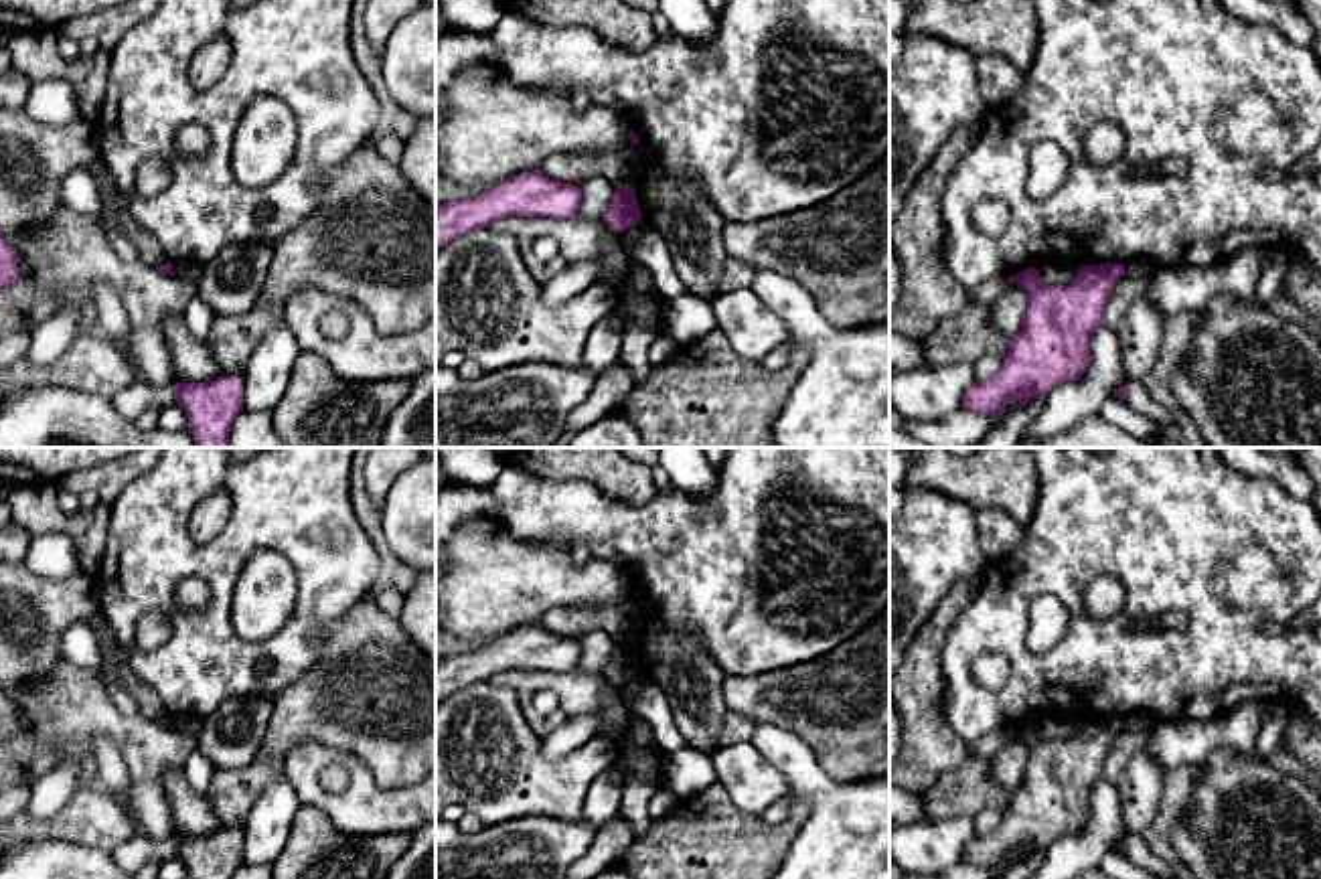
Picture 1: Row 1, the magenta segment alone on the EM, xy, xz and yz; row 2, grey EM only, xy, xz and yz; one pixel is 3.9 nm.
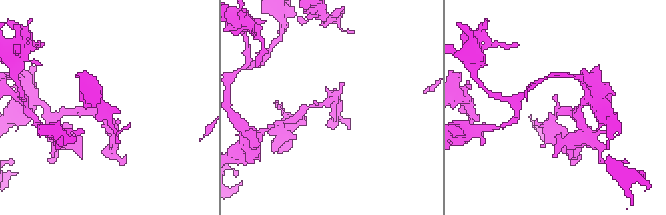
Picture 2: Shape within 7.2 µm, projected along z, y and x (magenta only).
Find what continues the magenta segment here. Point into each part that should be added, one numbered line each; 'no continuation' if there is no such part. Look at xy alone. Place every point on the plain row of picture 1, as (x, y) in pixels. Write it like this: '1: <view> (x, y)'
no continuation

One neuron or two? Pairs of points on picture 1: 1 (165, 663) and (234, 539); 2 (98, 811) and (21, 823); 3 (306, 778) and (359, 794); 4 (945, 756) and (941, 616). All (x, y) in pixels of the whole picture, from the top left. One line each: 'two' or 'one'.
1: one
2: one
3: one
4: one

